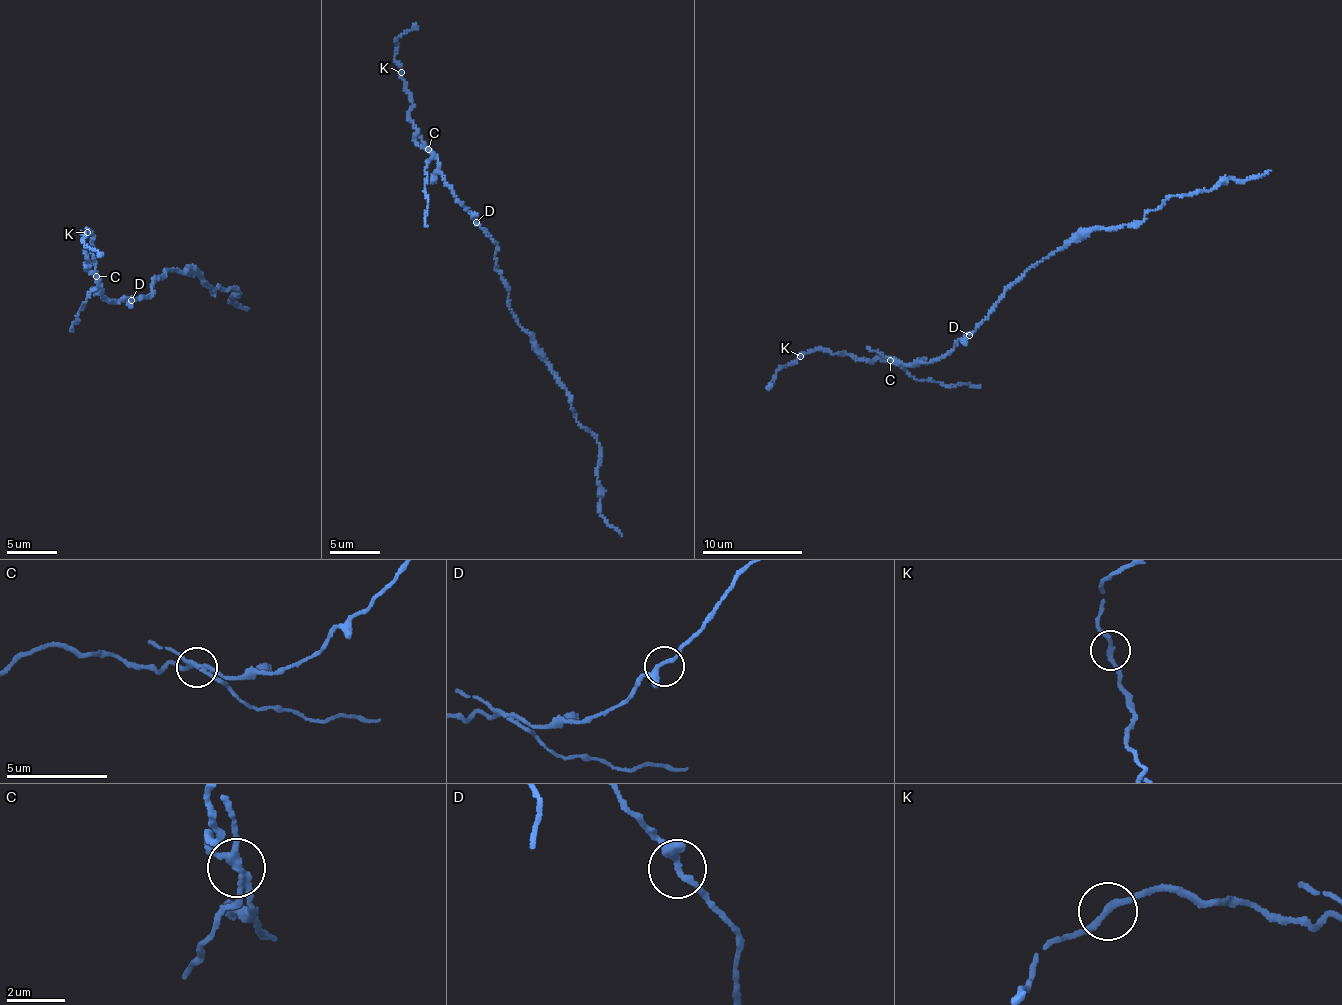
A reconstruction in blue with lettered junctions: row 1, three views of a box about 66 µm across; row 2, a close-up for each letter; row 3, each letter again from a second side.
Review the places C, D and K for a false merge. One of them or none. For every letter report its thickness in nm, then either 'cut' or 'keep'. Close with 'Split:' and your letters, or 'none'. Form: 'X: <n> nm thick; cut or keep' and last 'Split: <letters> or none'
C: 220 nm thick; cut
D: 240 nm thick; keep
K: 240 nm thick; keep
Split: C

